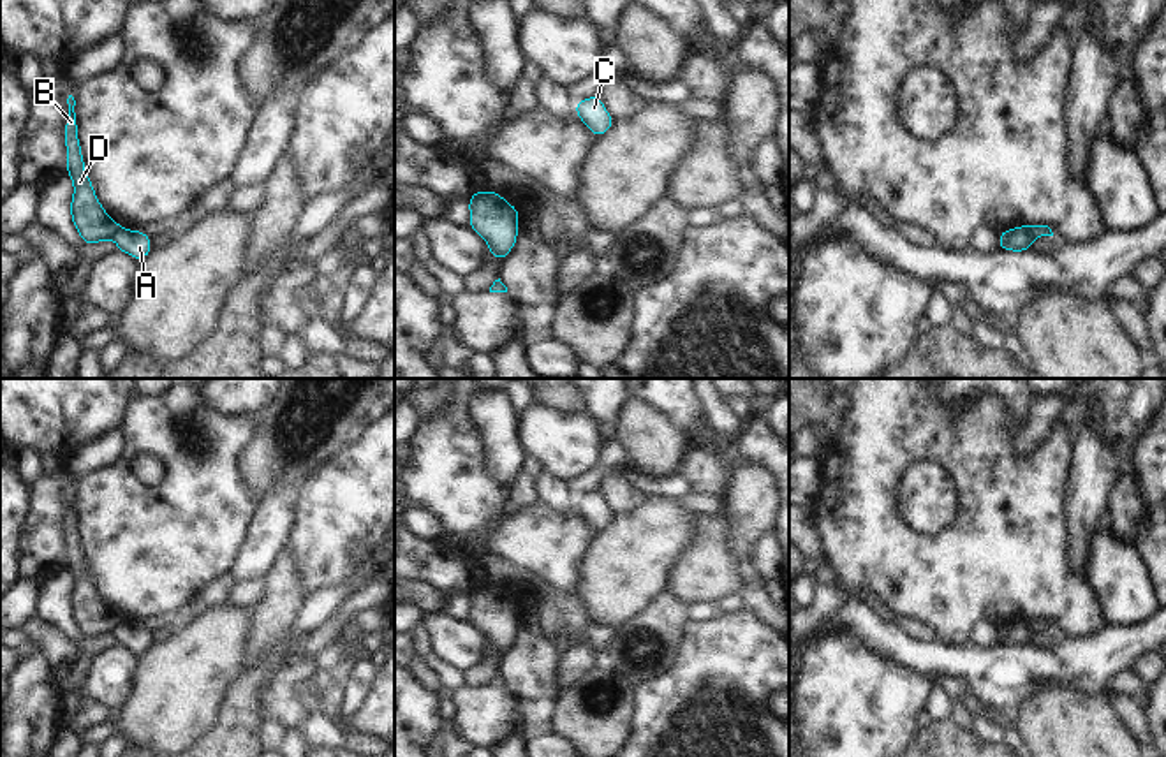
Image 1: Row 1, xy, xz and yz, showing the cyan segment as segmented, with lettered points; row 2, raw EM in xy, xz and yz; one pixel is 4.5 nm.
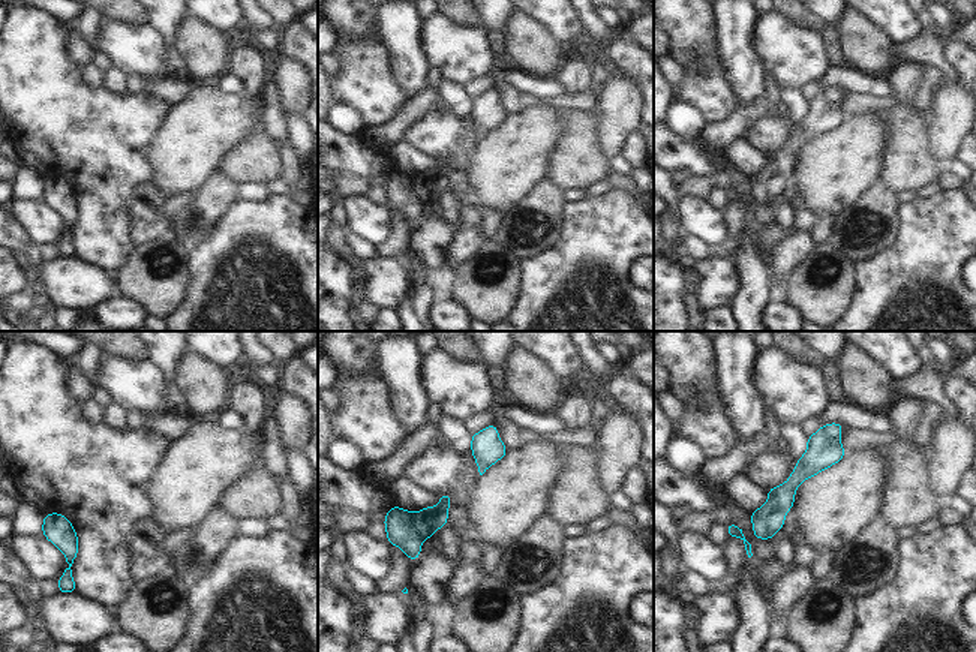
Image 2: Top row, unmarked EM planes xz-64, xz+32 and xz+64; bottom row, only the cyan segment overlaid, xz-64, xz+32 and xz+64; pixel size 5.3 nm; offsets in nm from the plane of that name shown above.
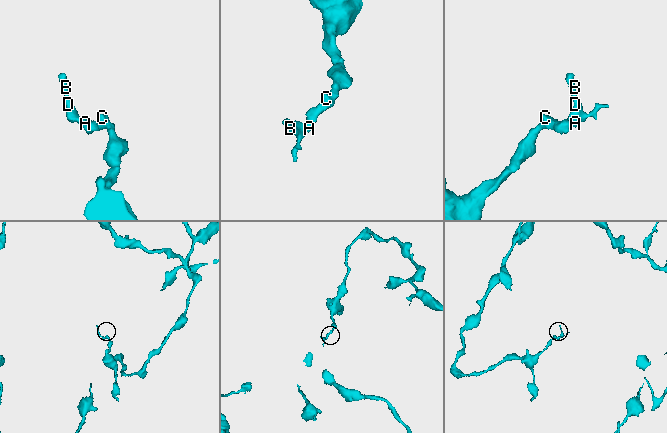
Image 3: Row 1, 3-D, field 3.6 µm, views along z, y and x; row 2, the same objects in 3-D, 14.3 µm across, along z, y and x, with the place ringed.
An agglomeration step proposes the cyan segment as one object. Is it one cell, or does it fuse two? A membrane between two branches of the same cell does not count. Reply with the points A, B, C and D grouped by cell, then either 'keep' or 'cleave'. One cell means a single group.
groups A C / B D; cleave

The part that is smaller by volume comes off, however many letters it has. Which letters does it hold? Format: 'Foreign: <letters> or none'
Foreign: B, D

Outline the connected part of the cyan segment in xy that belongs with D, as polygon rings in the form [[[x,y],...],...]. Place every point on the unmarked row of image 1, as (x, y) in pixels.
[[[72,489],[67,493],[69,509],[65,512],[65,544],[67,544],[67,569],[74,579],[70,593],[70,614],[83,634],[83,637],[97,639],[111,634],[120,618],[114,616],[104,600],[99,597],[92,574],[85,565],[85,553],[77,532],[77,512],[74,507],[76,495]]]

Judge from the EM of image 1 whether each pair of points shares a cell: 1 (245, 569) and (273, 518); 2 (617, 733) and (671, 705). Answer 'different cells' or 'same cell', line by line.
1: same cell
2: different cells

